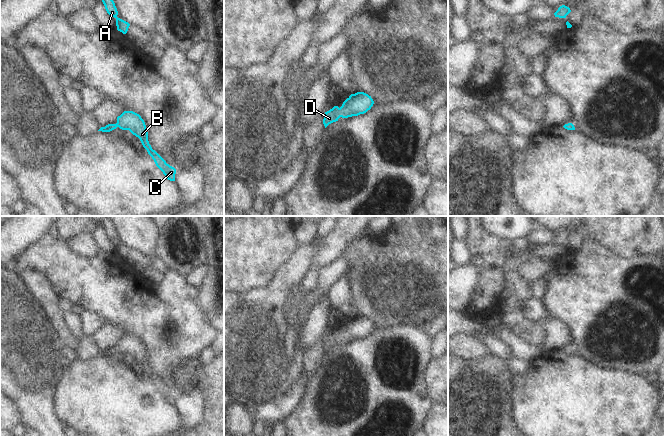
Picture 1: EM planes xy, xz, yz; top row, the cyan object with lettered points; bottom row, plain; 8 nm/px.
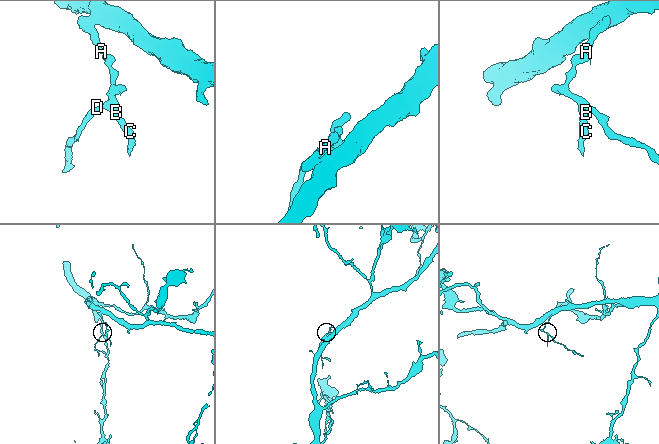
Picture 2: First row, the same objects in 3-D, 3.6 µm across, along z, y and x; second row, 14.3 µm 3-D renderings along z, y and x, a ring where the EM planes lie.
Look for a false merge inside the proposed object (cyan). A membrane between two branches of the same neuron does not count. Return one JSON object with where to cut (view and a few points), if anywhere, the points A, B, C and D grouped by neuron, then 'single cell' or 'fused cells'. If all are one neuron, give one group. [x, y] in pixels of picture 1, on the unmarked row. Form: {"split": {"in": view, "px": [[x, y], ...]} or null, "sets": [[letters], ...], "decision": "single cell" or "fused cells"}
{"split": null, "sets": [["A", "B", "C", "D"]], "decision": "single cell"}

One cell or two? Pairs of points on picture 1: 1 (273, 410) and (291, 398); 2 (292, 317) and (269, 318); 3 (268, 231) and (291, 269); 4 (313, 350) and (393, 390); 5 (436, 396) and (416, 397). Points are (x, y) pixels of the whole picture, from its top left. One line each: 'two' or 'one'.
1: one
2: two
3: two
4: two
5: two

